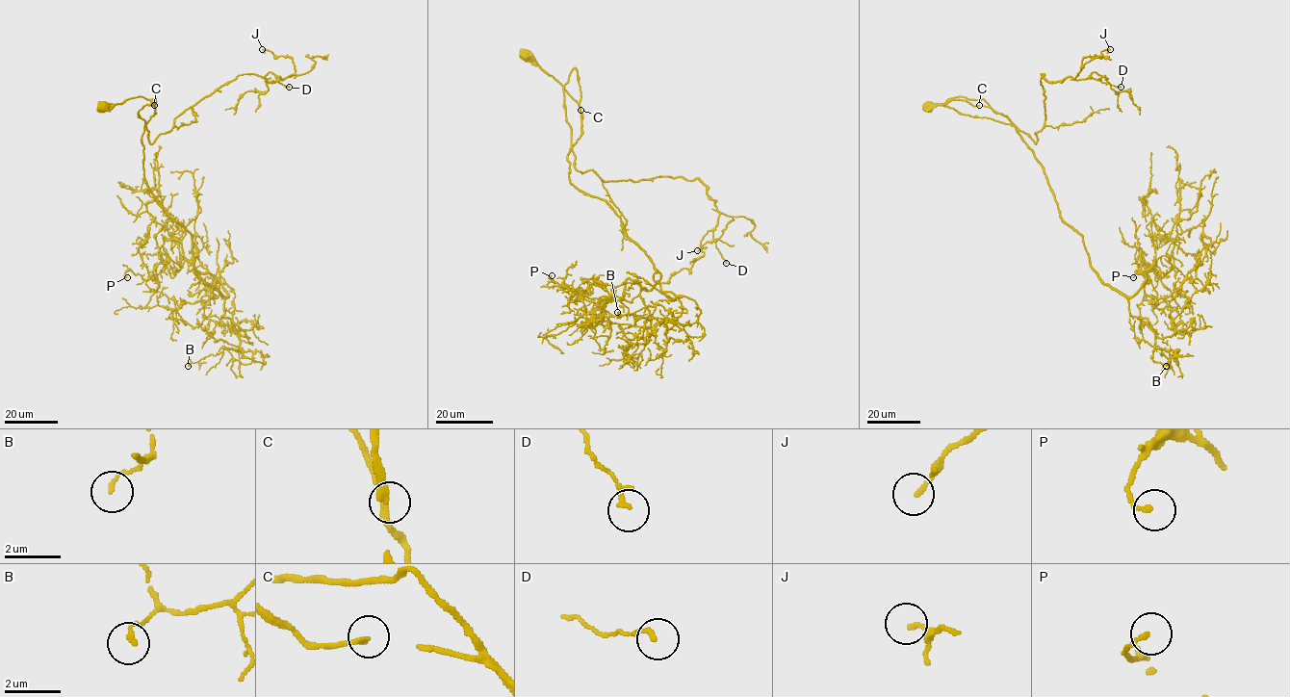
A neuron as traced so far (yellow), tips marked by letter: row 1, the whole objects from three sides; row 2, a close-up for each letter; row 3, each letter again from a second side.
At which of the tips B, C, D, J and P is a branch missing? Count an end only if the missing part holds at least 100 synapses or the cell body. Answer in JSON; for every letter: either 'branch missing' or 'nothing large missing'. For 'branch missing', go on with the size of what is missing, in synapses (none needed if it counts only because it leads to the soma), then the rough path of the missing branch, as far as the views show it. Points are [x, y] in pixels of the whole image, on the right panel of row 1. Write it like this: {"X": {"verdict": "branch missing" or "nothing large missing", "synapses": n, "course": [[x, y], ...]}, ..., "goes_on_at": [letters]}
{"B": {"verdict": "nothing large missing"}, "C": {"verdict": "nothing large missing"}, "D": {"verdict": "nothing large missing"}, "J": {"verdict": "nothing large missing"}, "P": {"verdict": "nothing large missing"}, "goes_on_at": []}

